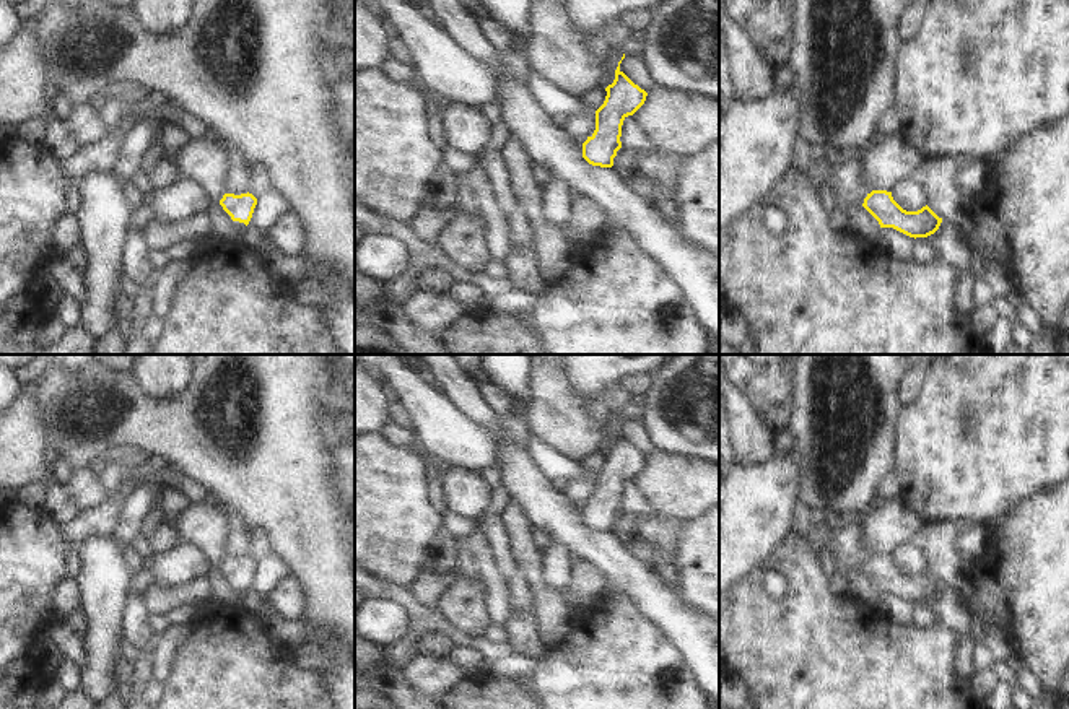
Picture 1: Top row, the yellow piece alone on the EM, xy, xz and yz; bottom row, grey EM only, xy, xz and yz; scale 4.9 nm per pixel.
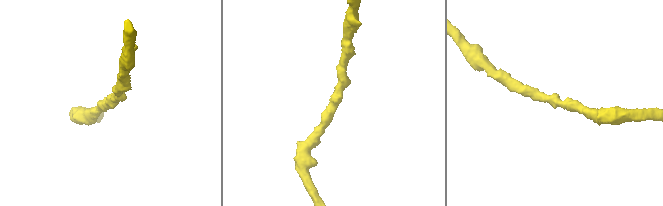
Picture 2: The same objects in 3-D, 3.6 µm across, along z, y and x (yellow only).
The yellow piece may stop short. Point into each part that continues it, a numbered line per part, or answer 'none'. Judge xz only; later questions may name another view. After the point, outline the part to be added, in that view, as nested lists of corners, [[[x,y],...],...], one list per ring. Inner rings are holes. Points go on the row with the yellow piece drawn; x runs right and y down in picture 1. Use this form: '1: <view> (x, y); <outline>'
none

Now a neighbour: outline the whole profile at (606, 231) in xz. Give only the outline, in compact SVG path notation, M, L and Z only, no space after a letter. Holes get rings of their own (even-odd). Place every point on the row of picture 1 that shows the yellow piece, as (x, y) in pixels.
M604 220L589 237L579 239L573 246L573 249L576 250L579 247L587 247L587 246L589 247L602 247L602 246L609 244L620 231L622 229L617 224Z

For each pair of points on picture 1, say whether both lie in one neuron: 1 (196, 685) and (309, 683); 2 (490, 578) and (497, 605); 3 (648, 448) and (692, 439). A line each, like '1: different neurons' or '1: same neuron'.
1: same neuron
2: same neuron
3: different neurons

